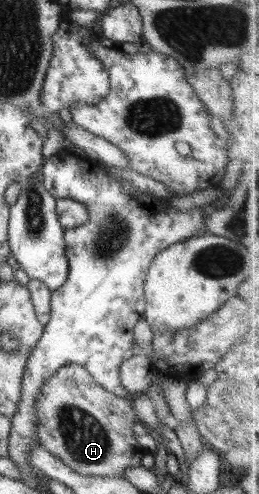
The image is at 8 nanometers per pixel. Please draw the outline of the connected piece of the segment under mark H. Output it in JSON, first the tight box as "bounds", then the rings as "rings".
{"bounds":[35,364,146,478],"rings":[[[77,364],[65,365],[45,380],[35,398],[35,413],[35,429],[39,442],[73,471],[95,477],[123,478],[127,469],[141,466],[141,457],[146,451],[139,445],[133,433],[137,419],[130,398],[119,397],[101,387],[85,367]]]}

